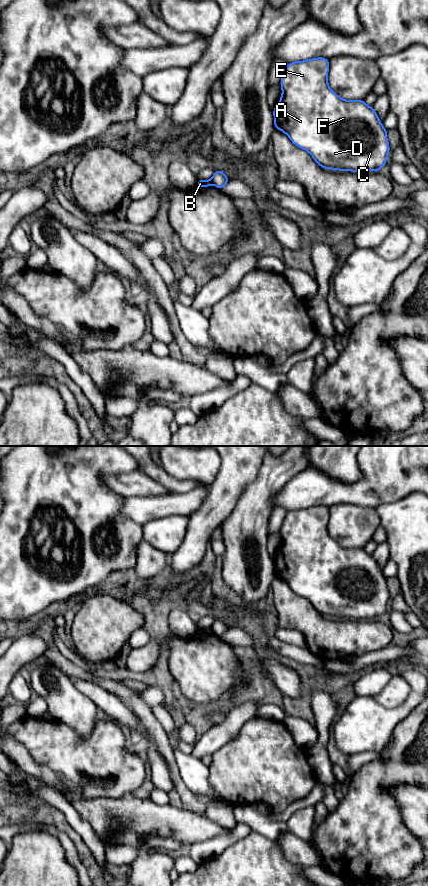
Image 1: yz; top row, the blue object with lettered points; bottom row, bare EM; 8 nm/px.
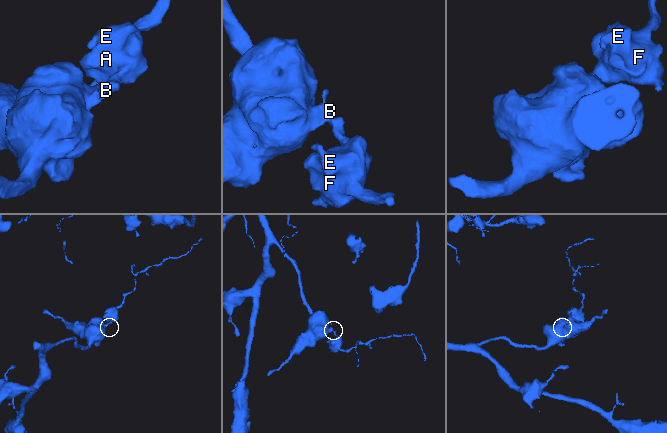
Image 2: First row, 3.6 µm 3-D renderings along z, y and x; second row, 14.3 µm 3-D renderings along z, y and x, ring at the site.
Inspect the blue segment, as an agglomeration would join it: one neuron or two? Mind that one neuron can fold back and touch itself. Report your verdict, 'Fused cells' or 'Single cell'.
Fused cells

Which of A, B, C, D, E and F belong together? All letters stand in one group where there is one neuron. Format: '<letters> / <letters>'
A C D E F / B

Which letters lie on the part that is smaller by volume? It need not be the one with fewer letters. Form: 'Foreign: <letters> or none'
Foreign: A, C, D, E, F

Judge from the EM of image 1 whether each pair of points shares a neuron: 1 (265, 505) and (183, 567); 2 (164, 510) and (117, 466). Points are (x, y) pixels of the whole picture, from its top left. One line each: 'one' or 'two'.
1: two
2: two

